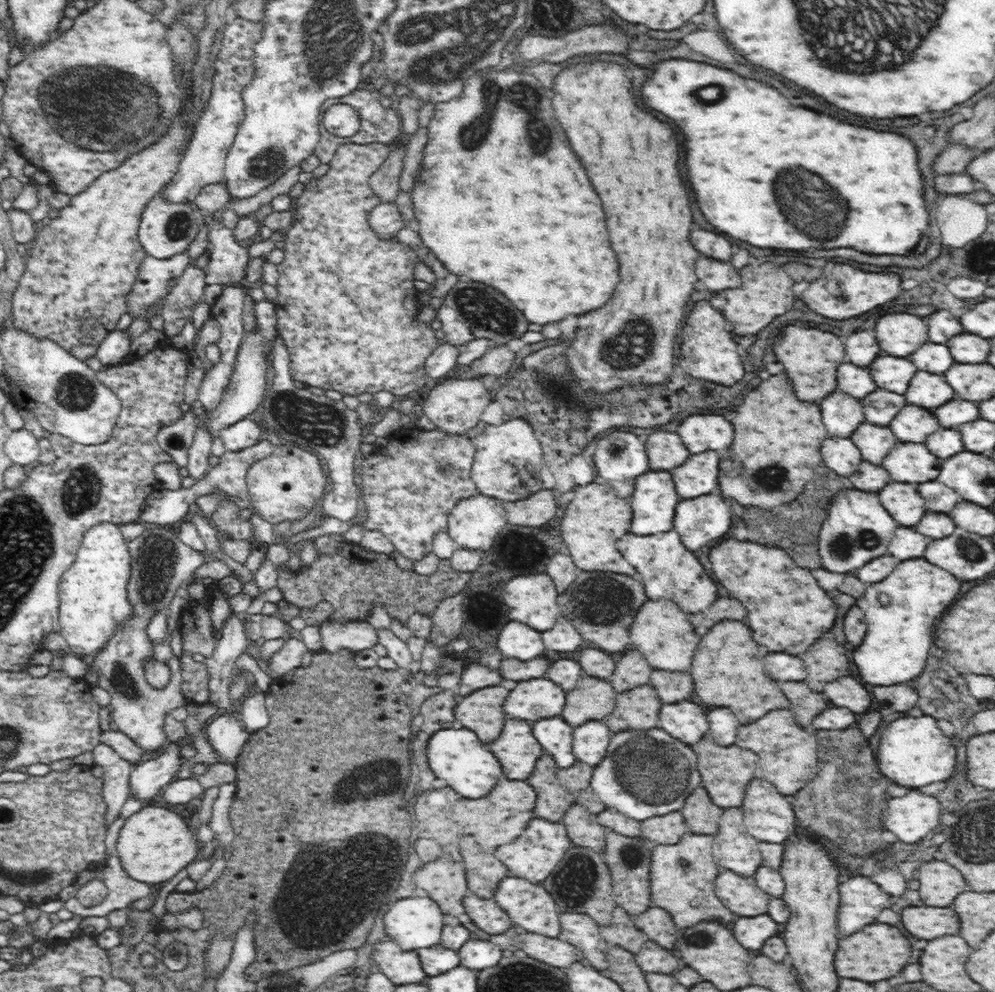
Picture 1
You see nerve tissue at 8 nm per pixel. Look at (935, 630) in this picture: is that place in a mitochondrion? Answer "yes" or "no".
no

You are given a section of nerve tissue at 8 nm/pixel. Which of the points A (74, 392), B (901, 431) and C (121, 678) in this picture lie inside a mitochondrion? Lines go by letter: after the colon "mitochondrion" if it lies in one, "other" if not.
A: mitochondrion
B: other
C: mitochondrion

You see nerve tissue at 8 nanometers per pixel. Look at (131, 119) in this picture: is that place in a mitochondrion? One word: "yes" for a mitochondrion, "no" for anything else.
yes

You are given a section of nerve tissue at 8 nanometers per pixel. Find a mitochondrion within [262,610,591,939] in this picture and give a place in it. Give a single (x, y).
(345, 889)

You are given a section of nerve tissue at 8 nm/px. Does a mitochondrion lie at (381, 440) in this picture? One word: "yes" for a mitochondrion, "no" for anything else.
no

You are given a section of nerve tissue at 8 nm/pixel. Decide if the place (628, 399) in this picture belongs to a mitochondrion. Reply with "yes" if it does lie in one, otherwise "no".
yes

